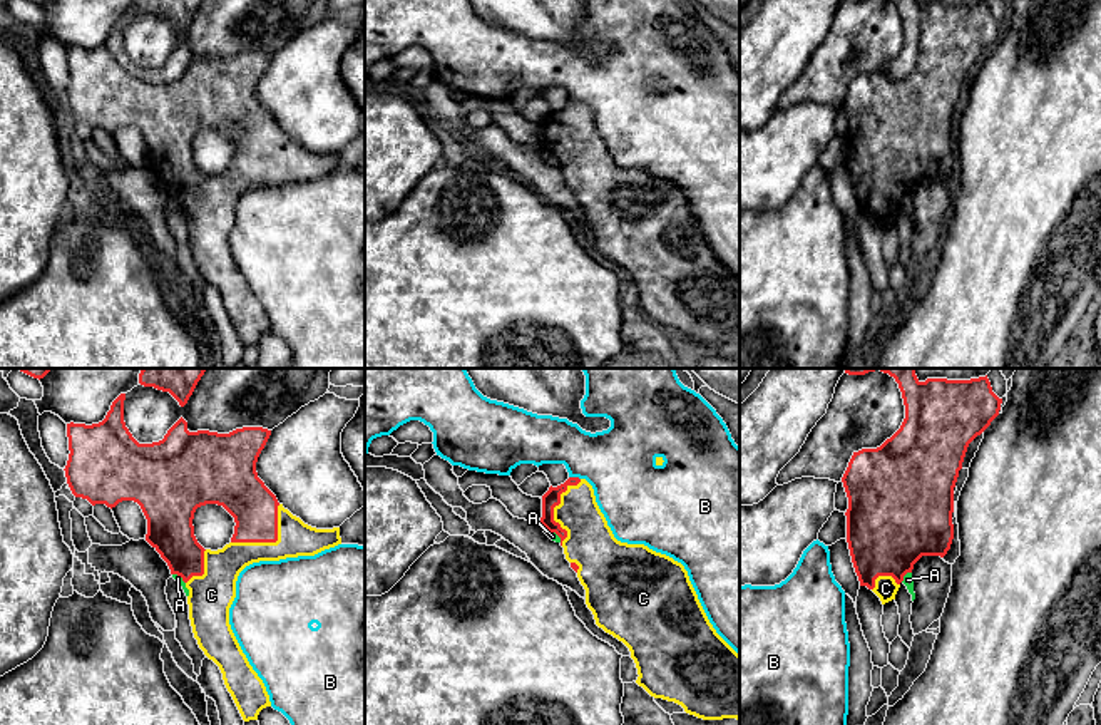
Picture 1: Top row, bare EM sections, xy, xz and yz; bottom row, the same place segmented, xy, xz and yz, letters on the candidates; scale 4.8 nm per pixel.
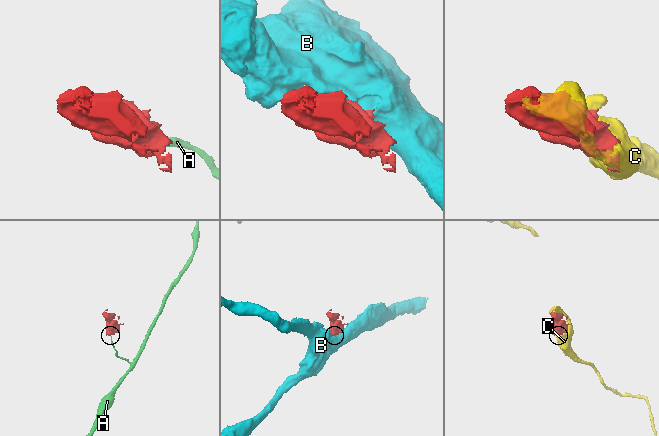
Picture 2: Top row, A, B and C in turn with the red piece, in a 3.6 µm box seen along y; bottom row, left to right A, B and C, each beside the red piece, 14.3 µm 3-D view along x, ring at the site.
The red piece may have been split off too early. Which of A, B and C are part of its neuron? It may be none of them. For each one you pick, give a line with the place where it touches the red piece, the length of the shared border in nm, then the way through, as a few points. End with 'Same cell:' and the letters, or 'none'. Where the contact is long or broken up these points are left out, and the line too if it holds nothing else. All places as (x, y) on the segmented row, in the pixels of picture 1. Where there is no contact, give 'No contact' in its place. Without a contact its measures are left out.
C: Touches red at xy (271, 541). Shared border 300 nm
Same cell: C

